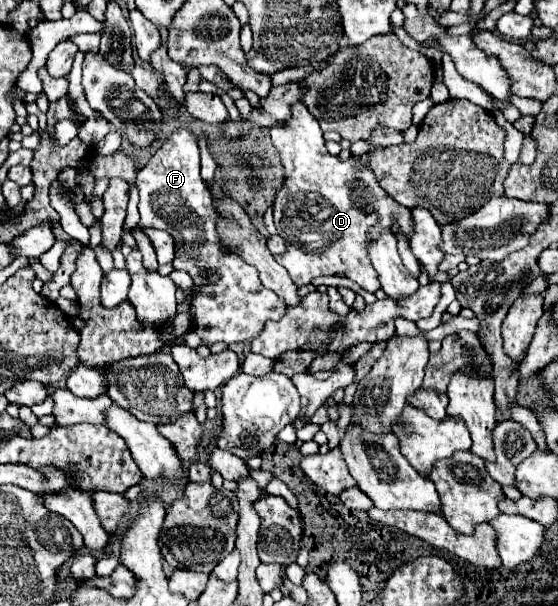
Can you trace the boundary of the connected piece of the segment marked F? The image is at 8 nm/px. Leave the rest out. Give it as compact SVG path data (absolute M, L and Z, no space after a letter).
M179 129L175 135L171 135L171 137L163 143L163 147L161 147L161 149L159 149L159 151L157 151L149 161L147 161L147 165L137 173L135 187L139 189L139 197L141 197L141 201L139 201L141 225L143 225L143 227L159 227L159 229L169 231L169 235L173 235L173 241L175 241L175 259L173 259L173 269L181 269L181 271L187 271L187 273L199 273L199 277L201 277L201 271L203 271L203 269L213 271L213 273L209 273L207 277L203 277L203 279L207 281L205 285L193 285L193 295L191 295L191 301L189 301L189 313L191 313L191 319L193 319L193 325L195 325L195 333L201 337L203 345L211 347L211 345L217 343L217 341L225 341L225 343L253 341L253 339L255 339L255 337L265 329L265 323L267 323L267 321L277 321L277 319L281 319L281 315L285 315L287 307L285 307L285 301L283 301L279 295L273 295L273 291L269 291L267 287L263 287L263 283L259 281L259 271L257 271L253 265L245 263L245 261L241 259L241 255L237 255L235 251L229 251L229 249L223 247L223 243L221 243L221 239L219 239L219 235L217 235L217 219L221 219L221 217L217 215L217 209L213 207L211 193L209 193L209 189L205 187L205 183L203 183L203 179L201 179L201 175L199 175L199 169L201 169L201 165L199 165L199 147L197 147L197 139L195 139L195 135L191 135L187 129Z

